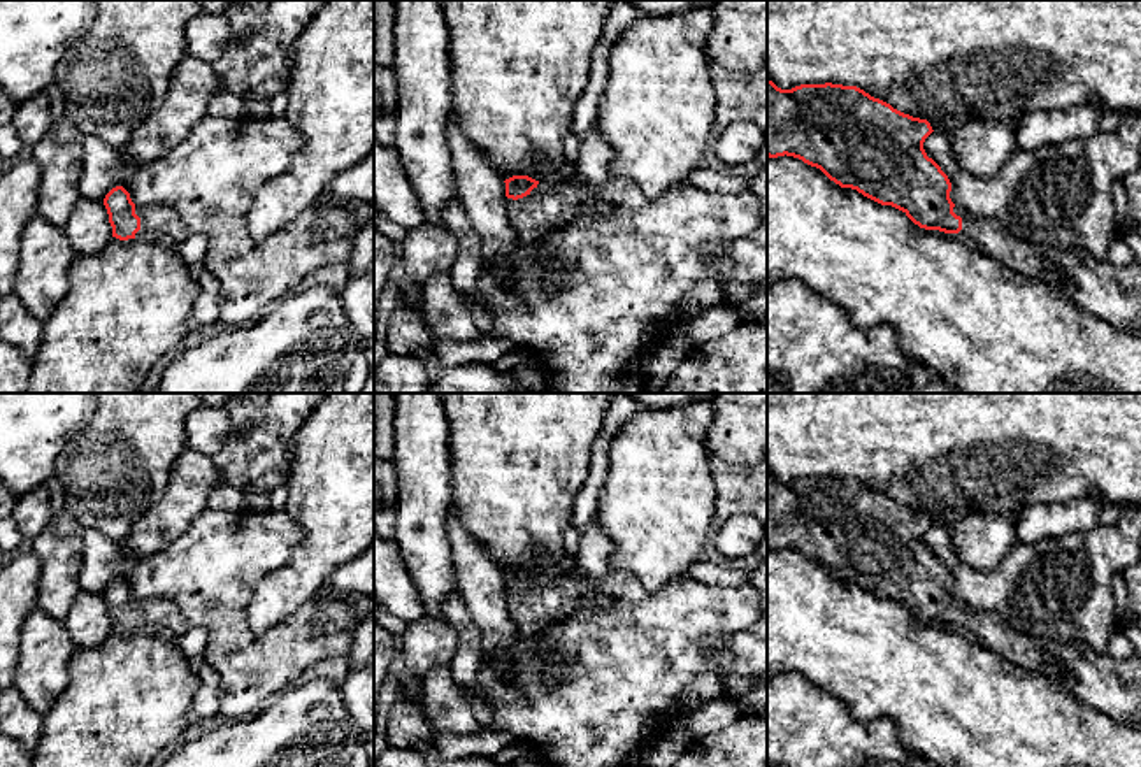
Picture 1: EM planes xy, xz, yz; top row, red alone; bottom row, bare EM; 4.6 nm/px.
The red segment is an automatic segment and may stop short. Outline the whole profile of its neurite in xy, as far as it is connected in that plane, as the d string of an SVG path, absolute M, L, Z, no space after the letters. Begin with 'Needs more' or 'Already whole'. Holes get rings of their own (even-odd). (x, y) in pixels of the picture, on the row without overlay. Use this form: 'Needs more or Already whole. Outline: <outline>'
Needs more. Outline: M123 579L105 588L104 599L114 632L161 630L177 637L190 628L176 604L163 599L135 599Z

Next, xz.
Needs more. Outline: M513 569L504 576L509 616L523 639L569 618L581 599L581 583L572 569L541 576L528 569Z

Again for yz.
Needs more. Outline: M767 472L769 551L799 551L841 581L857 583L881 599L902 604L920 621L971 634L985 648L1032 672L1053 672L1055 665L1037 637L1020 634L1004 618L976 611L951 595L948 569L923 542L932 525L927 513L904 507L857 479L825 476L781 483Z

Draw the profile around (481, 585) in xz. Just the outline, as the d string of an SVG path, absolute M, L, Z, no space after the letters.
M455 504L448 516L448 537L458 593L481 630L483 658L497 658L518 639L509 616L506 576L488 549L463 528Z

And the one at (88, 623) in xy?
M86 590L77 593L63 625L81 649L100 646L114 632L104 595Z

